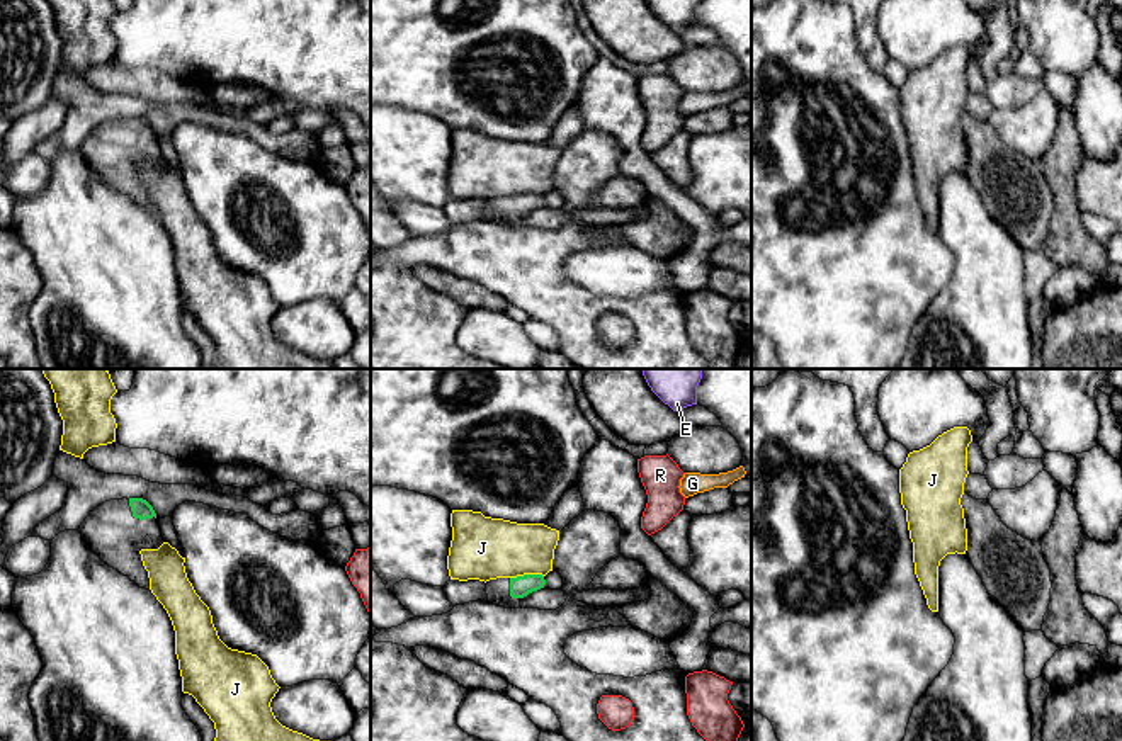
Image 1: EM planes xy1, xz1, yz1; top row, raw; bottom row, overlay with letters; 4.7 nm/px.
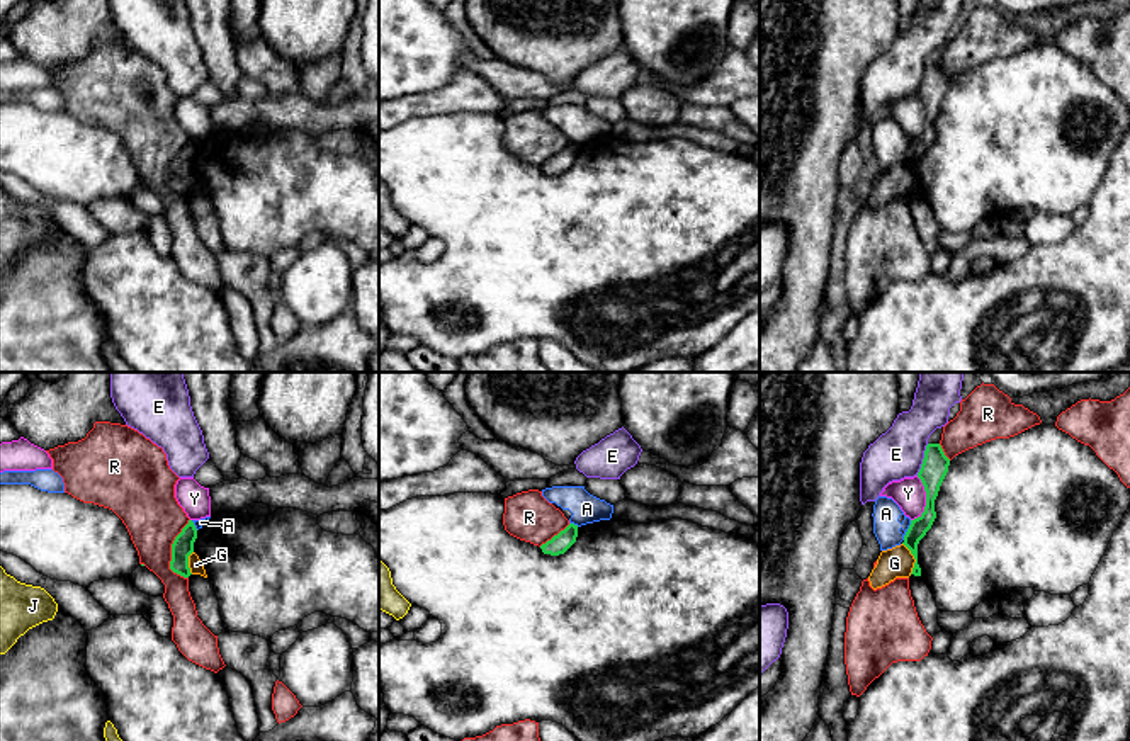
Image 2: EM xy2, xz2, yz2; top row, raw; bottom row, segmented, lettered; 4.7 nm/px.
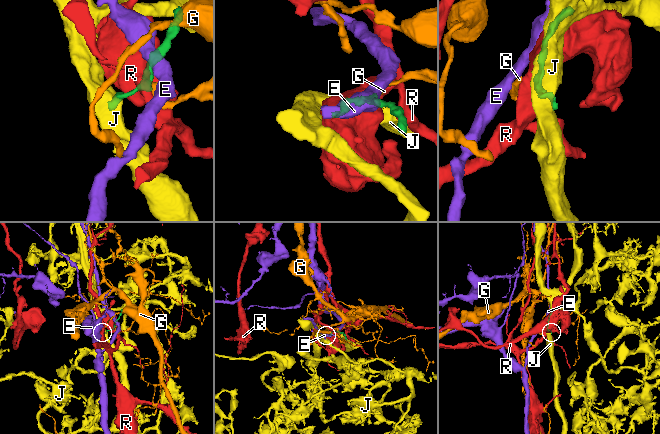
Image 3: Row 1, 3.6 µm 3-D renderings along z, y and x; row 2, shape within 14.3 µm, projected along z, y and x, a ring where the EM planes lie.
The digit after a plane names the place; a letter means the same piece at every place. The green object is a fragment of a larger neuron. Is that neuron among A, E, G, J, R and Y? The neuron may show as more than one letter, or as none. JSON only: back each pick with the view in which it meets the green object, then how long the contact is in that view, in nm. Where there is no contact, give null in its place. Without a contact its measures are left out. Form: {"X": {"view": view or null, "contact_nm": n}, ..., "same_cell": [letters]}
{"same_cell": []}

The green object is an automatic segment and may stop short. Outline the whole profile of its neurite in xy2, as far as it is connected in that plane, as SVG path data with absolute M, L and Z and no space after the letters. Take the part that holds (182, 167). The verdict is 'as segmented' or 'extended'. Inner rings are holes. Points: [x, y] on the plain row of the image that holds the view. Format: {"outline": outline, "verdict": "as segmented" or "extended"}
{"outline": "M192 139L182 148L172 163L170 189L184 197L189 197L189 175L194 172L194 161L197 158L197 148Z", "verdict": "as segmented"}

